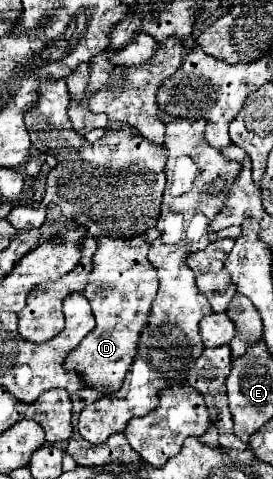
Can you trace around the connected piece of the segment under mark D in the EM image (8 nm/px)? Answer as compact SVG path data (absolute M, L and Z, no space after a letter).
M151 228L143 236L133 238L97 238L93 270L83 292L85 298L91 300L97 324L93 332L89 332L89 336L85 336L85 340L75 350L71 350L63 362L63 368L67 372L79 374L87 388L99 390L103 394L119 390L125 372L135 358L139 332L147 320L151 300L155 298L159 286L157 272L147 260L147 252L151 242L155 240L155 232L157 228Z

